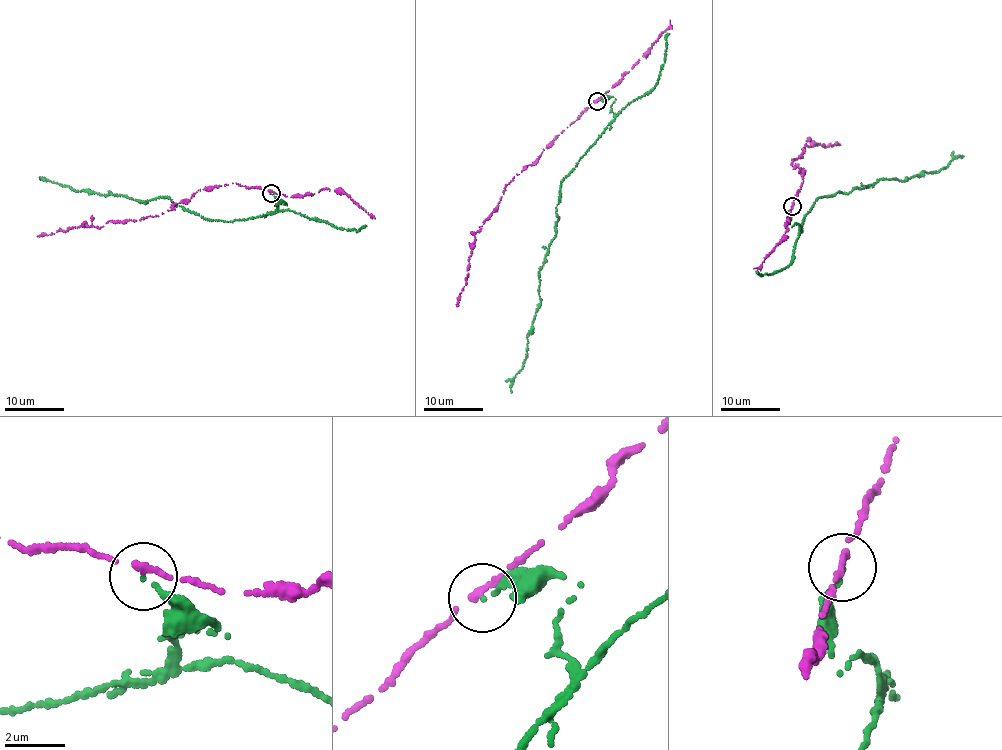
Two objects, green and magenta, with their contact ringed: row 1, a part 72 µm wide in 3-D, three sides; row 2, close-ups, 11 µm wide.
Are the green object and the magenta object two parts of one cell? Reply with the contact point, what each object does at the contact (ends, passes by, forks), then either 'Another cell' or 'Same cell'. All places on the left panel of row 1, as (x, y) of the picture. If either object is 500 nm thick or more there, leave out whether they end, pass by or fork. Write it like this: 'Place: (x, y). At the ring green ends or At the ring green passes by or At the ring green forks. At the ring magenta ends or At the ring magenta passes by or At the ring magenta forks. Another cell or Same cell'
Place: (271, 193). At the ring green ends. At the ring magenta ends. Another cell

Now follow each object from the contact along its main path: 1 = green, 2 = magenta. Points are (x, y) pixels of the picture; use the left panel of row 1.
1: (270, 193), (287, 204), (228, 221), (174, 205), (165, 196), (141, 201), (73, 190), (39, 177)
2: (270, 193), (236, 183), (216, 186), (198, 190), (158, 216), (100, 227), (85, 223), (37, 236)

